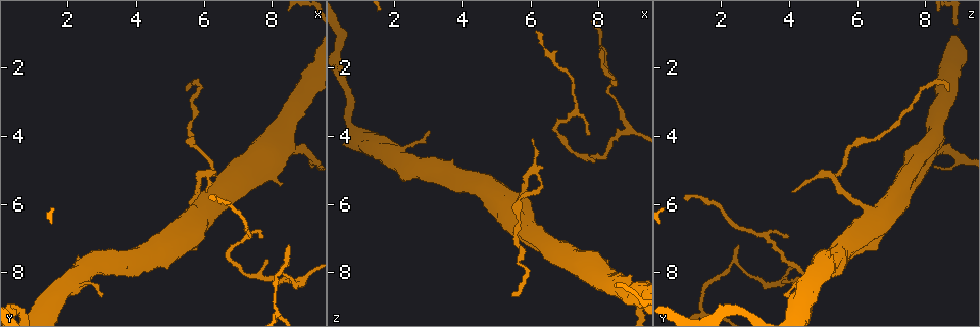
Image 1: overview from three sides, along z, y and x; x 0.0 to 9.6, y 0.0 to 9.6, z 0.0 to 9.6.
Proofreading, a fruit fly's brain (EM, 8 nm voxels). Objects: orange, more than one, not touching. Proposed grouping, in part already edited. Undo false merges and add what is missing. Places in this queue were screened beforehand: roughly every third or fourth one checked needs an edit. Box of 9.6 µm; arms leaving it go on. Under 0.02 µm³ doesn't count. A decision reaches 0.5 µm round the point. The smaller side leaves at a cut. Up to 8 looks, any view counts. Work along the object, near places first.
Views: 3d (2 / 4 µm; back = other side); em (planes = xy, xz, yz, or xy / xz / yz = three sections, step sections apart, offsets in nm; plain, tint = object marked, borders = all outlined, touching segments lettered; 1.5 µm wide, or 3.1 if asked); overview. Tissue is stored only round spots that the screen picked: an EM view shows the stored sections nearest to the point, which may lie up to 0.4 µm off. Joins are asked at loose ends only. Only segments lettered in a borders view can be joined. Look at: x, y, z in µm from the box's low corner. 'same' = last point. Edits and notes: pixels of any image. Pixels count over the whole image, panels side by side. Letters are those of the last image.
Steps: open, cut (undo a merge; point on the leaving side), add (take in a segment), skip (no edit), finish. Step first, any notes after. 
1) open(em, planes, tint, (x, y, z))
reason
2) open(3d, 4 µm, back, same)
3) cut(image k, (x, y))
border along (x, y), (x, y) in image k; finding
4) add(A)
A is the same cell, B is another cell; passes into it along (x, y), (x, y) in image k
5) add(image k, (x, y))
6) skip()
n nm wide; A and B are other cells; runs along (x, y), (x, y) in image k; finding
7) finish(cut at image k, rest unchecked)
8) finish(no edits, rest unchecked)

open(3d, 2 µm, back, (6.25, 5.85, 0.95))
long arm stops here

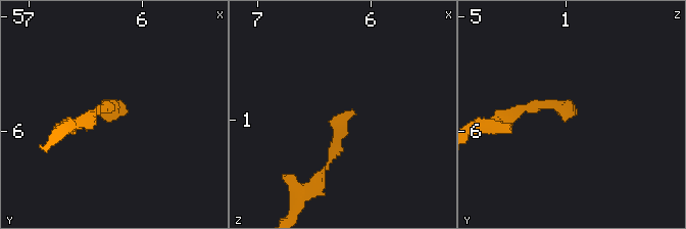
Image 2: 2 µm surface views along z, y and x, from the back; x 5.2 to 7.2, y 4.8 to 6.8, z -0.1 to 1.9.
open(em, planes, borders, (6.16, 5.90, 0.94))
need the tissue

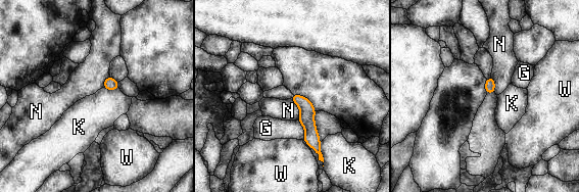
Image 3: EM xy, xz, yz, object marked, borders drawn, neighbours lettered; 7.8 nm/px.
skip()
80 nm wide; G, K, N and W are other cells; runs along (294, 96), (306, 108), (318, 150) in image 3; no lettered segment goes on from it

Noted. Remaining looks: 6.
open(3d, 2 µm, back, (7.70, 6.90, 3.95))
thin end

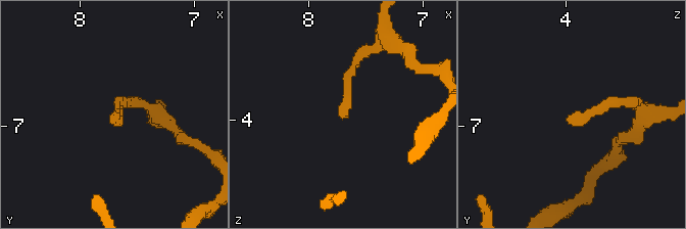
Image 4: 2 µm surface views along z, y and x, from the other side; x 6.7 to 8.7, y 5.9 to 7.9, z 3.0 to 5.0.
open(em, planes, tint, (7.70, 6.88, 3.96))
shape alone is not enough

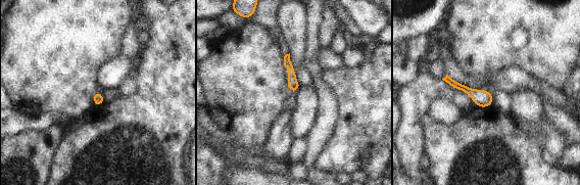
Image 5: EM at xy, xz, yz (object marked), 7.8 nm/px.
open(em, planes, borders, same)
see the neighbours

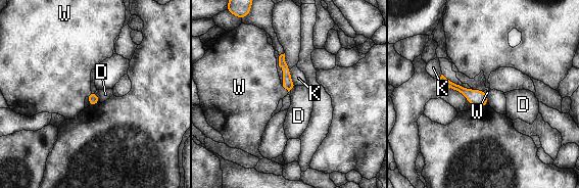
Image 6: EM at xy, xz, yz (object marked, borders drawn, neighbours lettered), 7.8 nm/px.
skip()
K touches over 130 nm; D, K and W are other cells; no lettered segment goes on from it

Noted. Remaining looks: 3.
open(em, planes, borders, (8.90, 8.20, 3.80))
sudden change in width

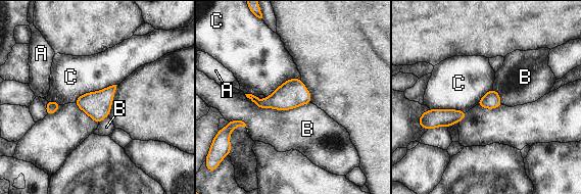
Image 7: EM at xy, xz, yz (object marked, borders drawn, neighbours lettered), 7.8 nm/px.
skip()
A, B and C are other cells; border along (116, 84), (85, 92), (73, 102) in image 7; continuous, no second cell

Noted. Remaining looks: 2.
finish(no edits, rest unchecked)

